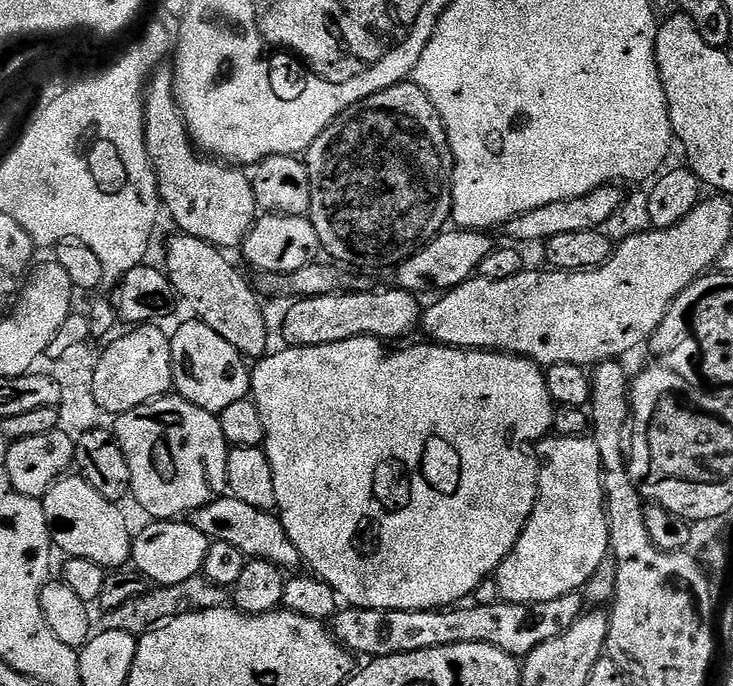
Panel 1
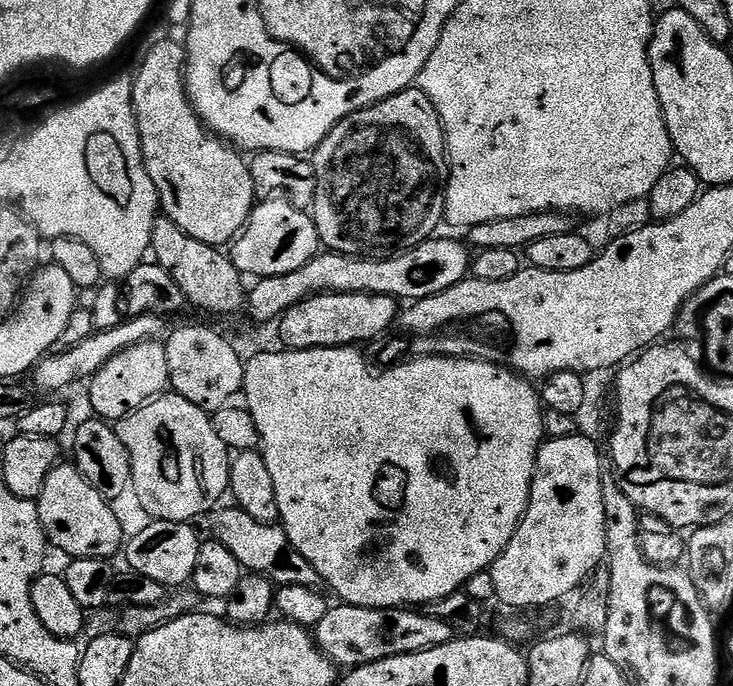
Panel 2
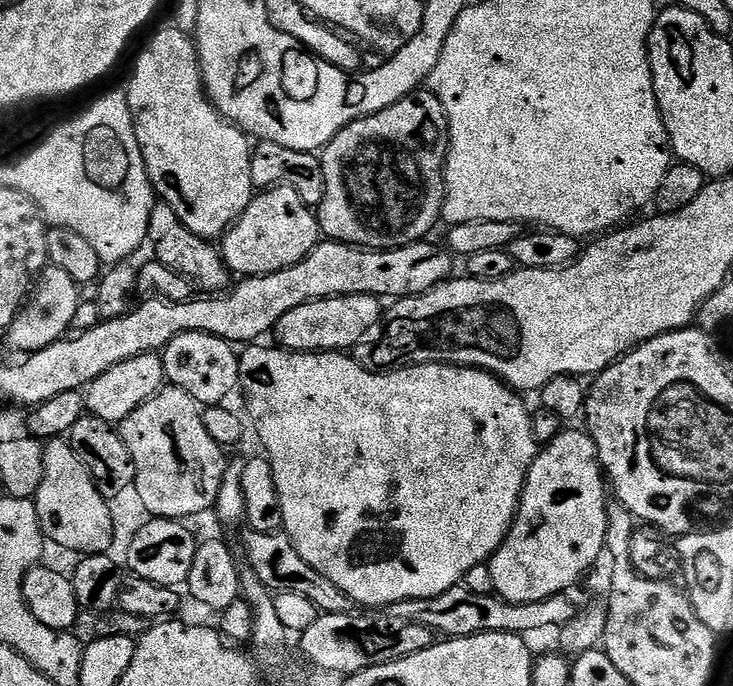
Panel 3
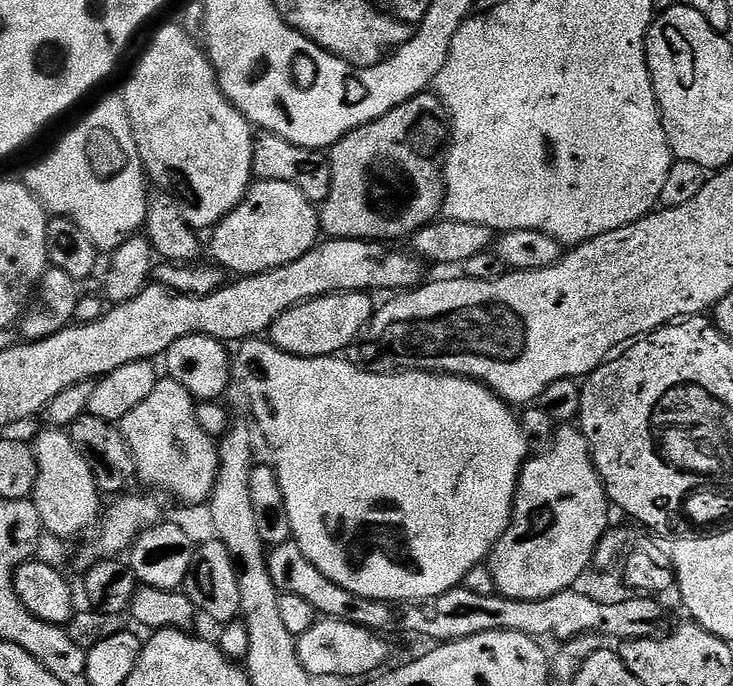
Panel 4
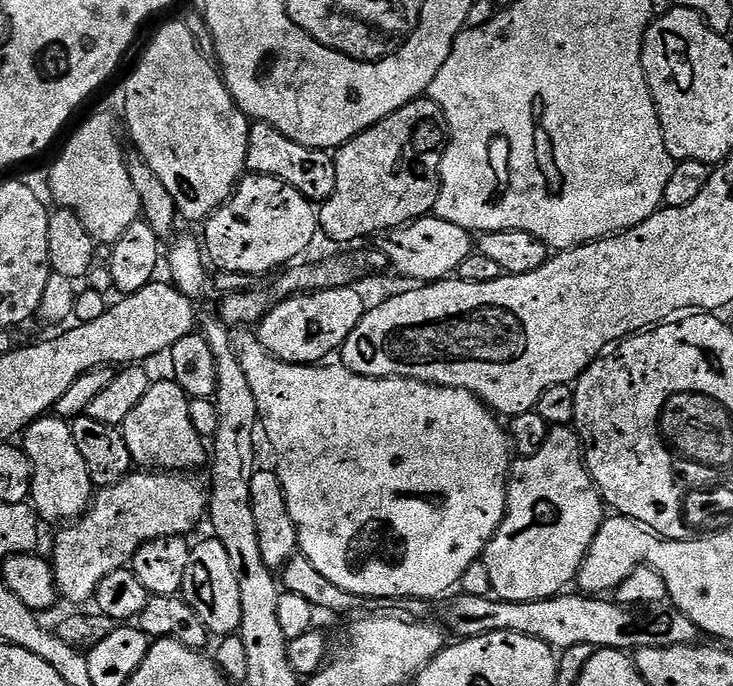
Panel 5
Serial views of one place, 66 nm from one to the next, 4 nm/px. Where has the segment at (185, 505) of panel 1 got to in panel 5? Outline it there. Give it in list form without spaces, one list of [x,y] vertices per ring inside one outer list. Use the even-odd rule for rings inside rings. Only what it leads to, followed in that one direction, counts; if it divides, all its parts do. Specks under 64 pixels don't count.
[[[175,379],[160,380],[149,383],[146,395],[134,410],[130,410],[130,418],[122,425],[126,438],[126,446],[130,446],[133,461],[144,470],[163,470],[166,472],[191,473],[192,468],[200,468],[206,464],[206,440],[194,430],[194,422],[190,422],[190,397],[184,393],[182,386],[178,386]]]

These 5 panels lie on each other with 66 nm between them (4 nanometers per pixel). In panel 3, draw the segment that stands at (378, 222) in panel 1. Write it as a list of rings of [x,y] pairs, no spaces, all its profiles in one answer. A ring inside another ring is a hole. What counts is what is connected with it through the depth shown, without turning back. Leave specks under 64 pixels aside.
[[[417,90],[406,98],[394,102],[394,106],[386,106],[386,110],[378,110],[369,116],[350,122],[319,153],[322,162],[322,174],[326,178],[326,190],[322,194],[322,202],[318,209],[320,231],[329,240],[337,240],[340,244],[353,244],[355,248],[405,248],[408,244],[419,244],[424,236],[442,220],[444,210],[444,165],[448,163],[448,119],[442,102],[431,90]]]

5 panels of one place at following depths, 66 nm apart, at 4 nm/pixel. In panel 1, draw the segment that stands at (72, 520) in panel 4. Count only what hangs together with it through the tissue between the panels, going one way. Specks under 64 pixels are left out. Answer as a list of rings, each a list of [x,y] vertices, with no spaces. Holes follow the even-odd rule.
[[[65,474],[56,481],[47,494],[42,498],[44,513],[48,528],[52,532],[52,543],[57,549],[60,548],[68,558],[86,558],[90,562],[98,562],[106,570],[120,570],[131,561],[132,542],[134,539],[133,529],[128,529],[128,520],[119,503],[102,498],[94,486],[85,482],[79,474]]]

